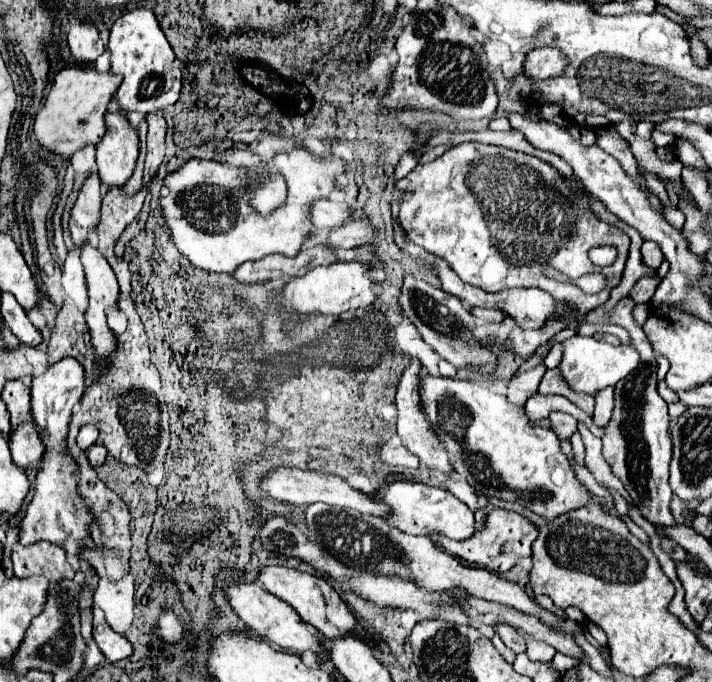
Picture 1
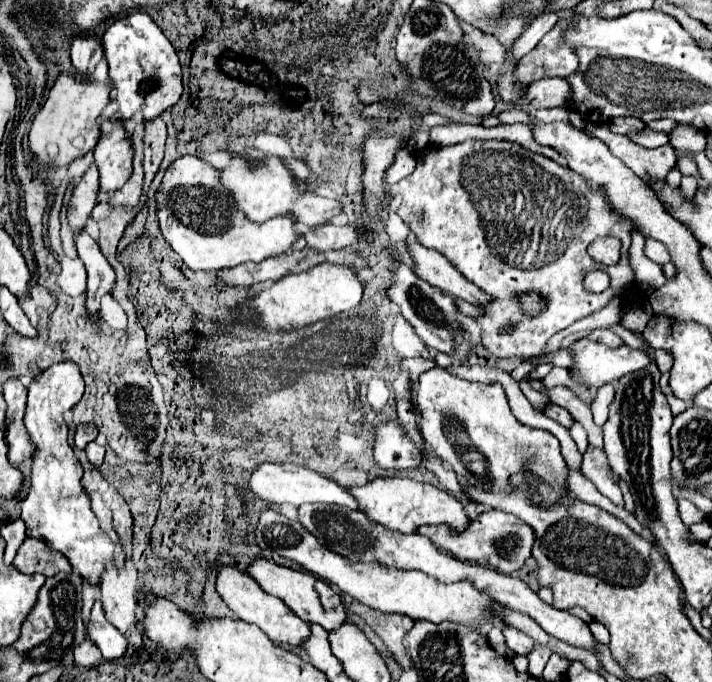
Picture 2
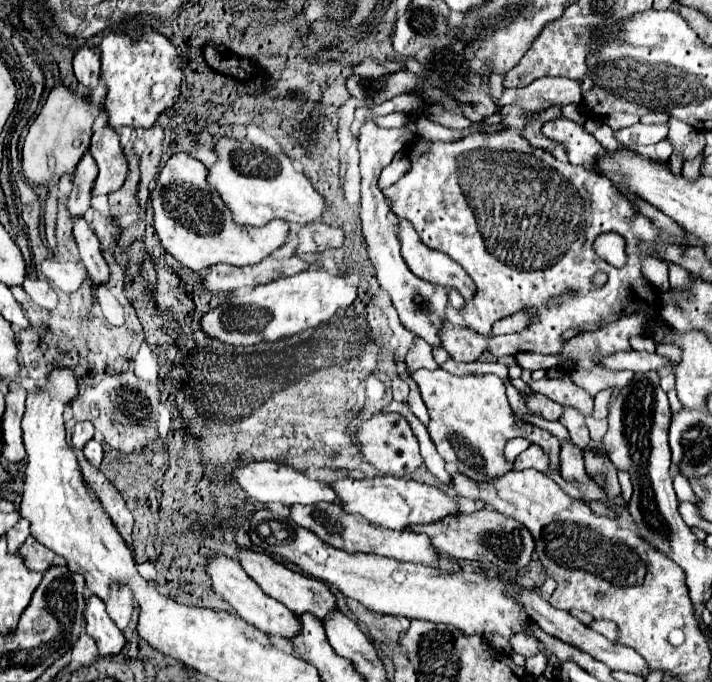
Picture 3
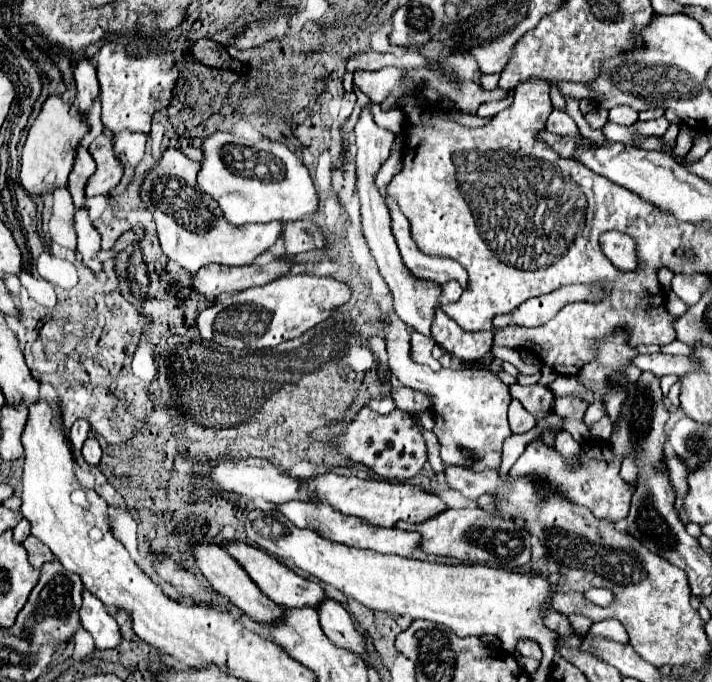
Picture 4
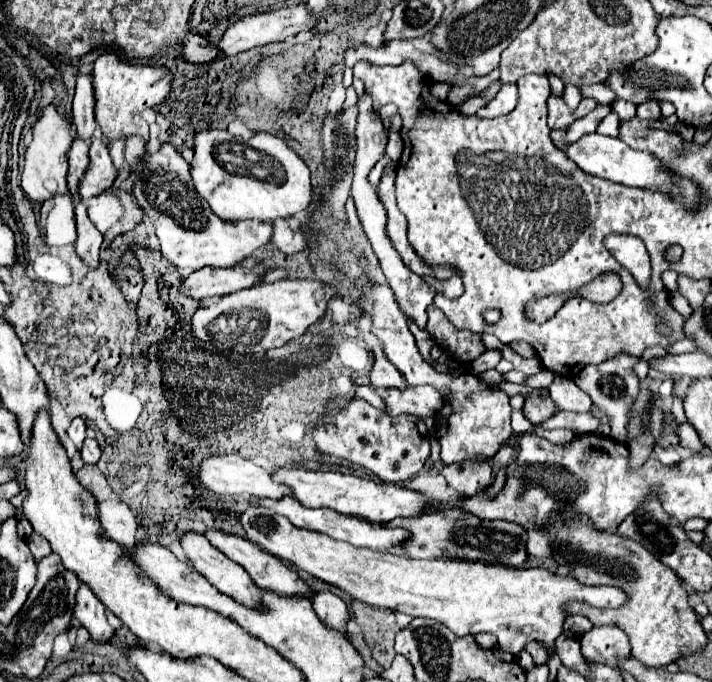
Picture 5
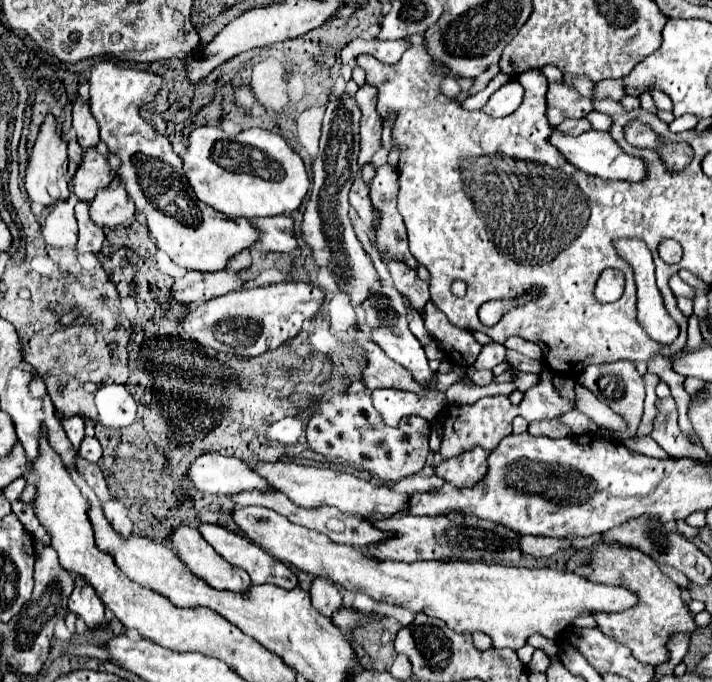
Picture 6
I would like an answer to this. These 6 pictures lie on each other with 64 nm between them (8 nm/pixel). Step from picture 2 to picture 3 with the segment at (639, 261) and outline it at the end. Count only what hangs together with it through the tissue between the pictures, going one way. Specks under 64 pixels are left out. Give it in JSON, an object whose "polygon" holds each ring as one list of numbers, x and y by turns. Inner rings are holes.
{"polygon":[[644,258,642,260,642,270,644,270,644,276,648,276,648,280,652,280,652,284,660,292,666,292,670,288,670,284,668,284,668,264]]}

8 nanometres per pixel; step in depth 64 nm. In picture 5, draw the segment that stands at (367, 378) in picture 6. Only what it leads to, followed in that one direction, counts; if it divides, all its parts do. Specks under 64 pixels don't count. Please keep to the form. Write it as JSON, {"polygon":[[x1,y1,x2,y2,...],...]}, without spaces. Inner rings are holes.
{"polygon":[[374,348,374,366,370,370,370,382,374,388,406,388,404,374,384,356,380,348]]}

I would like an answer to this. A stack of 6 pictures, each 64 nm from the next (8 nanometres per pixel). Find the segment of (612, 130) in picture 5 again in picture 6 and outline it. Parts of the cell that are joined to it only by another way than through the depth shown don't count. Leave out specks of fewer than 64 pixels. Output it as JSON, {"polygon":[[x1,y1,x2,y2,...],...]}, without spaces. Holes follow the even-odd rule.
{"polygon":[[590,112,590,124,596,130,610,130,612,120,610,120,610,116,606,116,602,112]]}

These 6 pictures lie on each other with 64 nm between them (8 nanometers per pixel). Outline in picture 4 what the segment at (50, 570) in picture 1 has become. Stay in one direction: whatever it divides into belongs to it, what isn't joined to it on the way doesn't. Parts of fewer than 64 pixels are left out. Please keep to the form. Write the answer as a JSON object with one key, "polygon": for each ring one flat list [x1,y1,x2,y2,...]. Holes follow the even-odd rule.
{"polygon":[[28,536,22,544,28,550,28,558,34,568,40,568,44,562,54,560,54,554,50,552,50,548,44,542,40,542,36,536]]}

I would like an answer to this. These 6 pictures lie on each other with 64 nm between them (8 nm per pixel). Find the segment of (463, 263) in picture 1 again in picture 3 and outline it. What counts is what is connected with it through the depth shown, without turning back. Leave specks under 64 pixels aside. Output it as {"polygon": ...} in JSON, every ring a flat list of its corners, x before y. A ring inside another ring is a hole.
{"polygon":[[518,104,504,106,502,130,498,132,472,132,454,142,422,142,422,152,418,156,420,138,414,138,406,146,410,158,410,170,390,188,384,188,384,196,392,200,392,212,400,218,412,222,424,246,448,254,456,260,476,284,476,294,472,300,460,308,466,328,472,328,480,334,488,334,492,324,504,316,514,314,520,308,530,308,536,314,534,324,522,332,508,336,490,336,488,352,494,356,510,356,518,352,540,352,548,356,560,356,568,340,562,334,570,328,578,328,580,334,600,330,602,326,616,322,620,318,640,314,644,316,644,330,656,326,668,328,660,316,658,290,644,278,640,262,646,256,662,260,656,244,678,244,668,238,652,220,640,214,634,204,614,188,614,184,584,166,574,166,570,162,556,160,548,150,534,148,524,138,526,124,536,118,540,112,526,112],[604,232,618,232,626,238,628,262,624,268,614,268,604,262,592,248,596,236],[596,272,608,274,608,282,602,288,596,288,592,278],[564,290,576,290,574,298,558,302,556,296]]}

